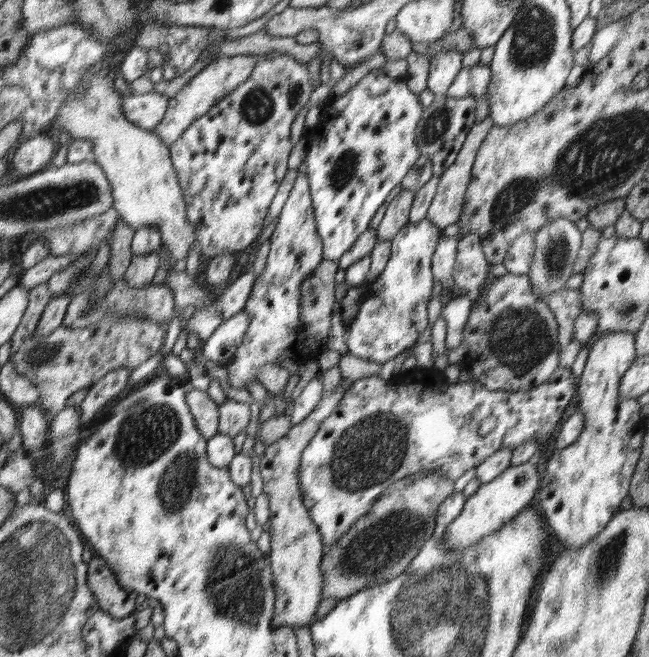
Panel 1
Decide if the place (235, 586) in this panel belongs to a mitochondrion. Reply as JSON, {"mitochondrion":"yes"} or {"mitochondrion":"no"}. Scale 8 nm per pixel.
{"mitochondrion":"yes"}

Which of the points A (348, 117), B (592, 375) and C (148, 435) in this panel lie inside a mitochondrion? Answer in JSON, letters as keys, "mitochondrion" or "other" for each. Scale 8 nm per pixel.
{"A":"other","B":"other","C":"mitochondrion"}

